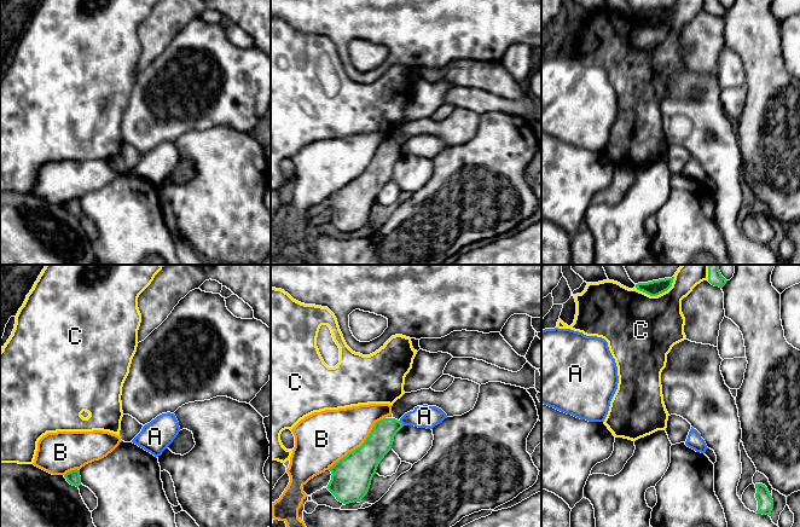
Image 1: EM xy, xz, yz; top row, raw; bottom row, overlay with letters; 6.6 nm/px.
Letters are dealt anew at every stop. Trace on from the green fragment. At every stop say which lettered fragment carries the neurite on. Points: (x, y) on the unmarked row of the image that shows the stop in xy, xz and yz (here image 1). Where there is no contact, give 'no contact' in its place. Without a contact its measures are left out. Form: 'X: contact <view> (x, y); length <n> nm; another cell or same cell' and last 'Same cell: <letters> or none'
A: contact xz (400, 151); length 50 nm; another cell
B: contact xz (360, 175); length 500 nm; another cell
C: contact yz (656, 24); length 280 nm; another cell
Same cell: none

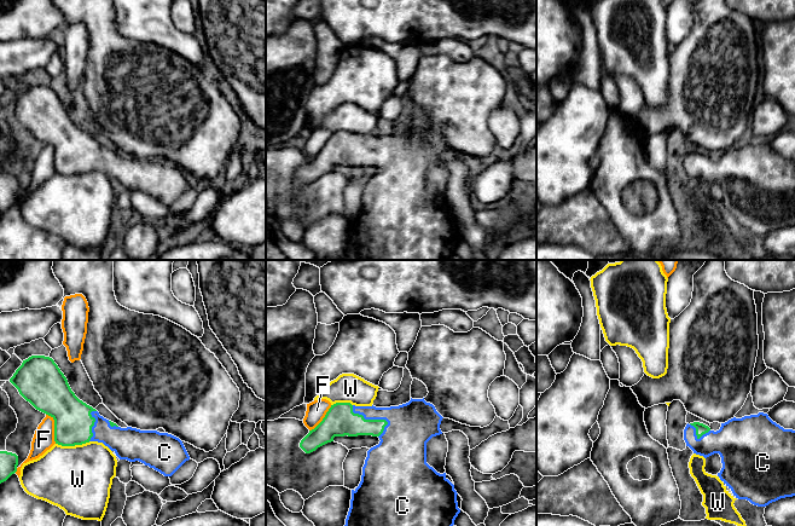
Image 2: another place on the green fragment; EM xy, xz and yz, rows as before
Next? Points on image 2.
C: contact xz (372, 149); length 280 nm; same cell
F: contact xy (54, 157); length 220 nm; another cell
W: contact xy (73, 174); length 240 nm; another cell
Same cell: C

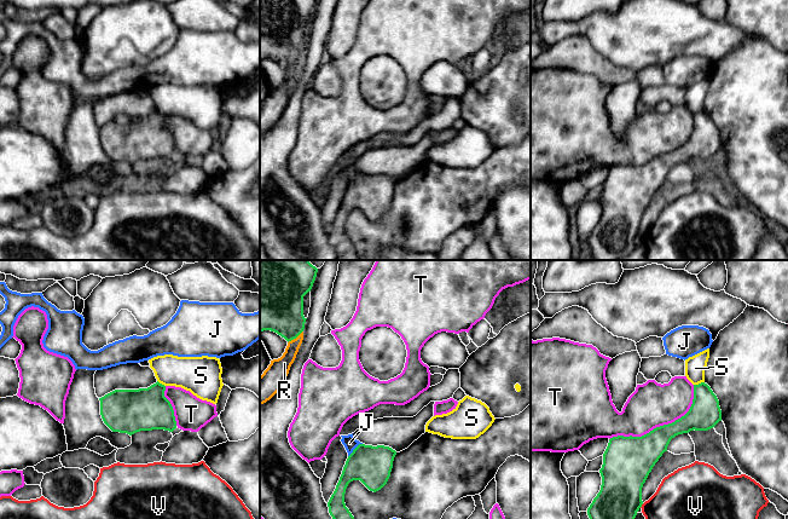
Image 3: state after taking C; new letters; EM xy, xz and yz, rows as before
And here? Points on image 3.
J: contact xz (354, 178); length 130 nm; another cell
R: contact xz (295, 67); length 130 nm; another cell
S: contact yz (699, 113); length 80 nm; another cell
T: contact yz (661, 155); length 650 nm; another cell
V: contact yz (641, 235); length 40 nm; another cell
Same cell: none

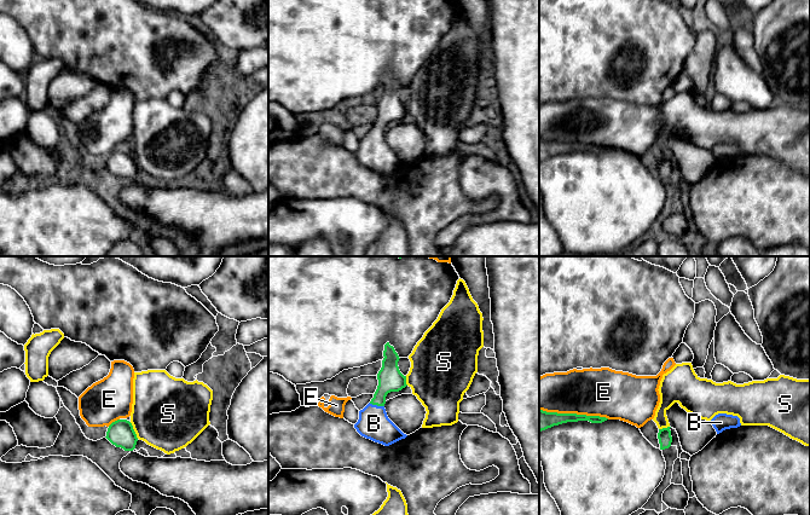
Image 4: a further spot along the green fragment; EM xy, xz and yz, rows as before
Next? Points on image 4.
B: contact xz (376, 133); length 110 nm; same cell
E: contact yz (574, 143); length 460 nm; another cell
S: contact xy (133, 160); length 130 nm; another cell
Same cell: B

